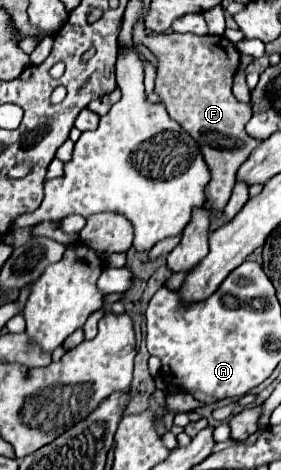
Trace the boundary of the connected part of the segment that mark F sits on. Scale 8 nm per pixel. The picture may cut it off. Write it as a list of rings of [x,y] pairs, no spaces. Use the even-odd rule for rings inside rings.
[[[162,33],[160,43],[152,43],[152,53],[158,57],[154,91],[162,97],[168,115],[186,127],[186,131],[202,147],[202,155],[212,173],[212,181],[206,187],[208,207],[212,211],[222,211],[230,199],[240,165],[258,145],[258,141],[244,131],[244,125],[252,117],[252,104],[236,101],[230,91],[234,71],[240,65],[240,55],[226,37],[180,33]]]

